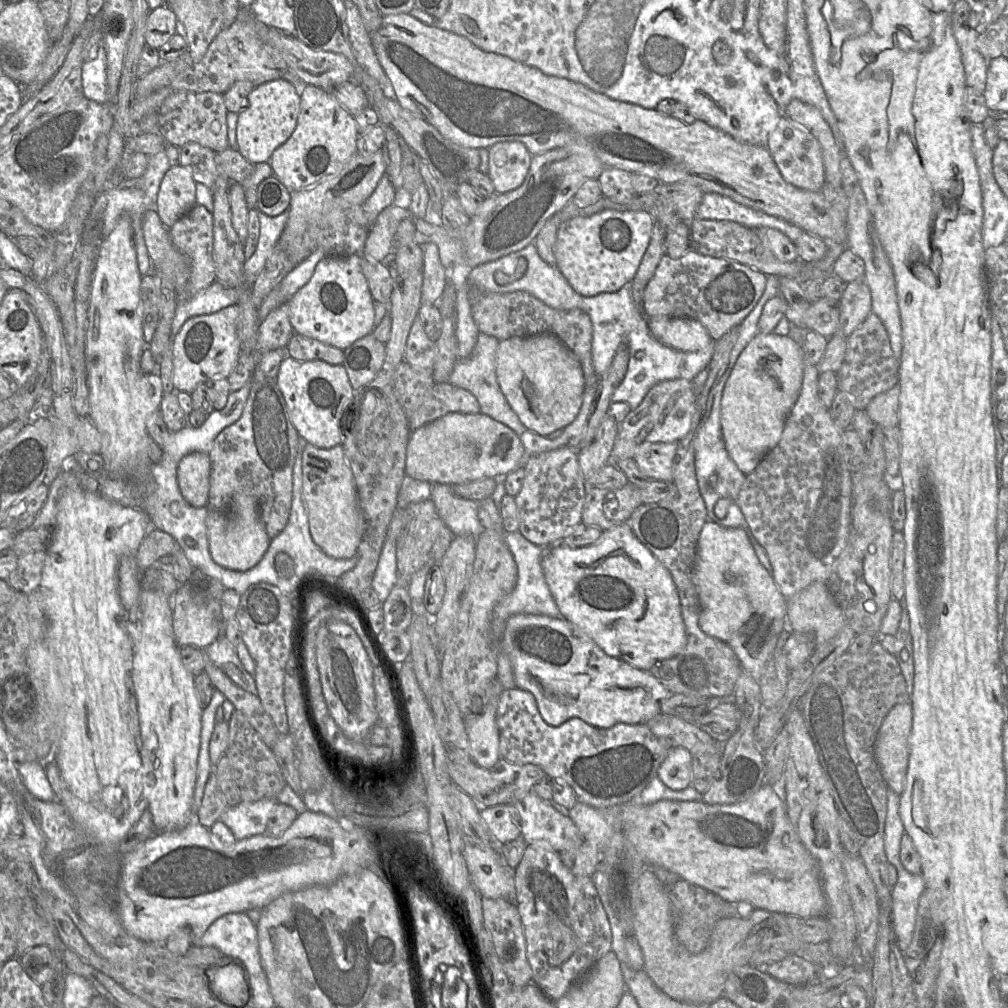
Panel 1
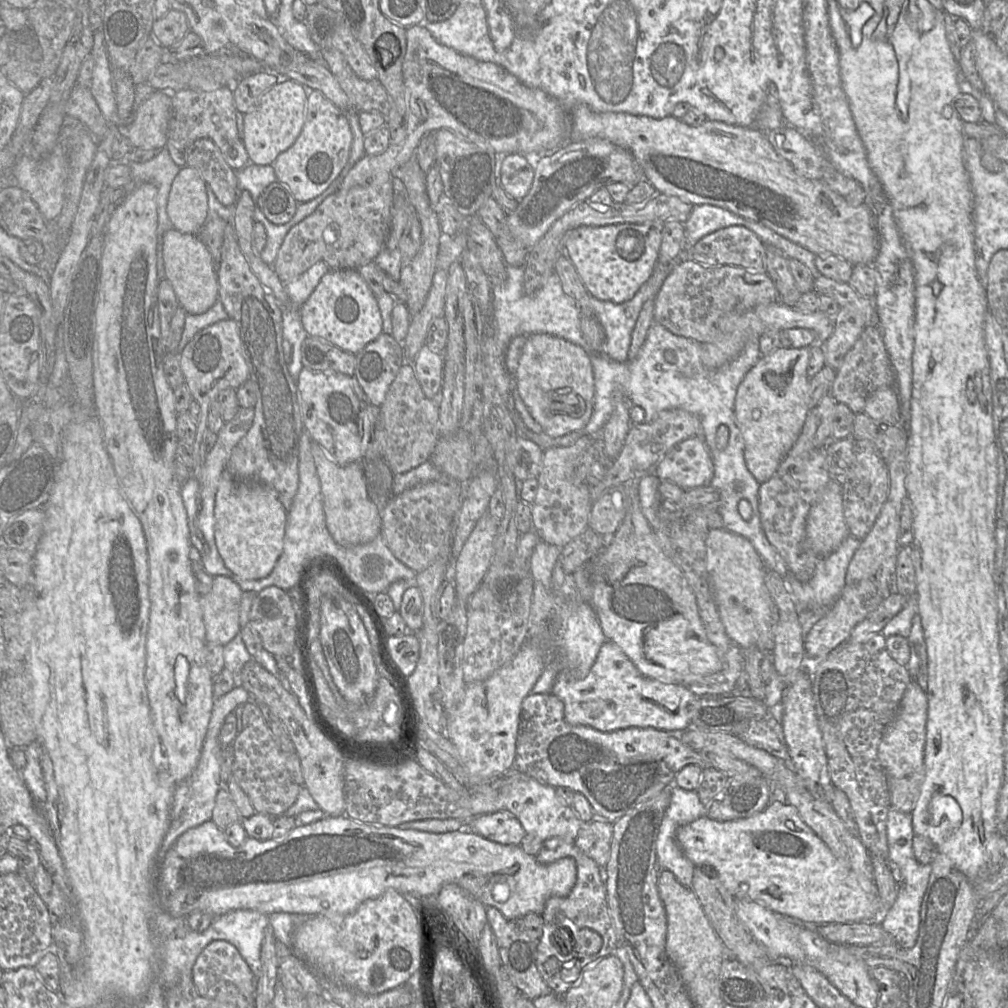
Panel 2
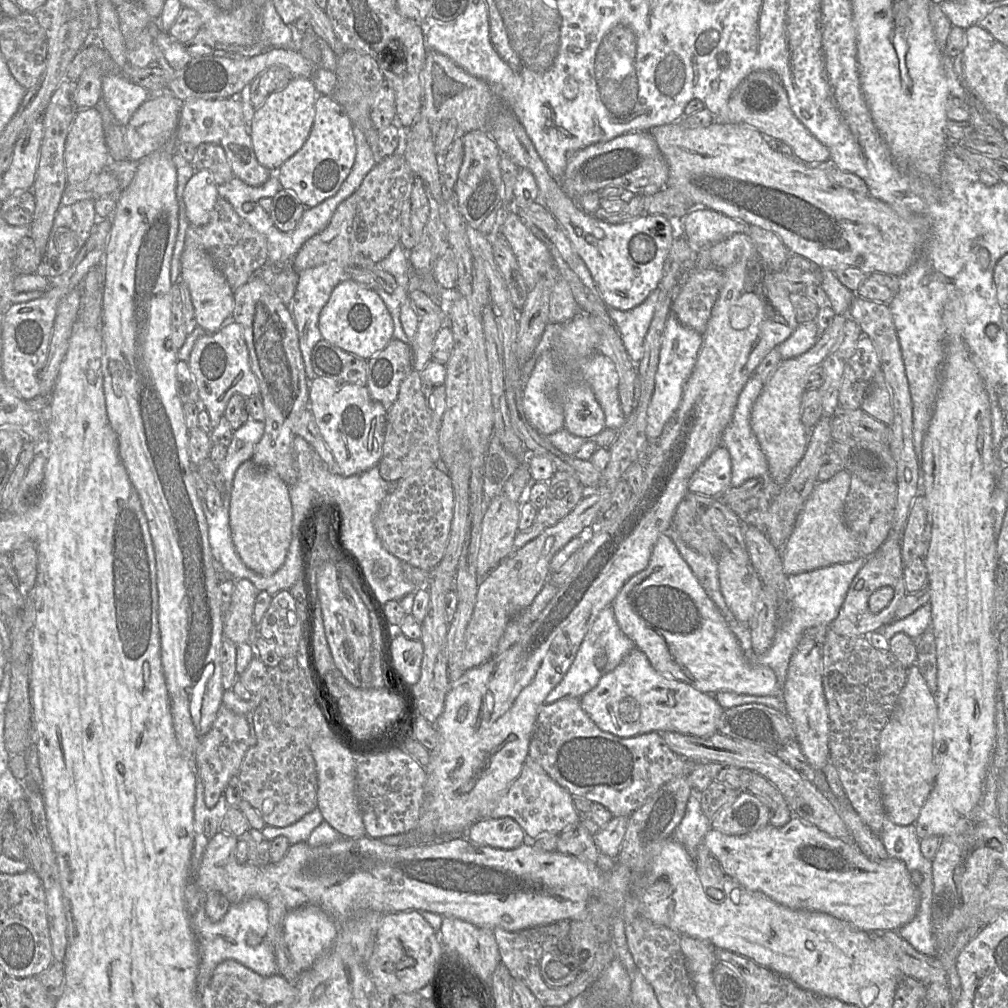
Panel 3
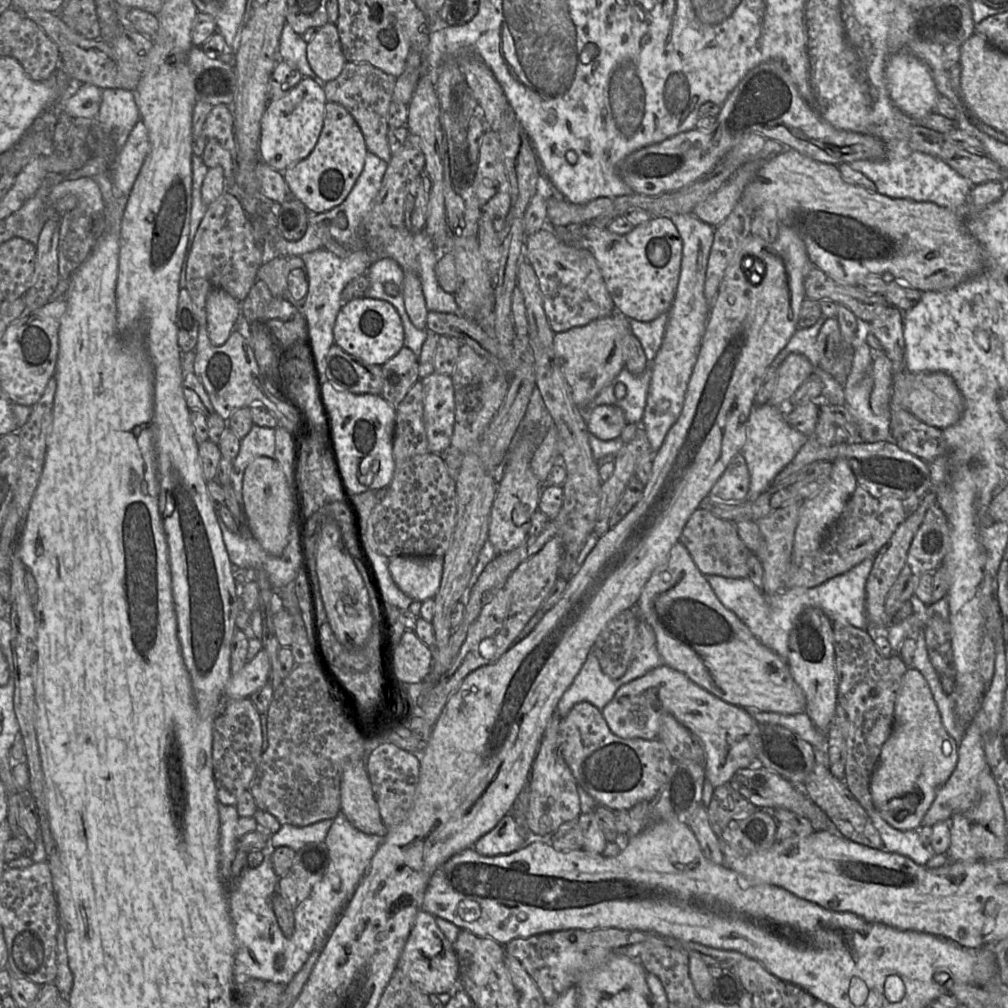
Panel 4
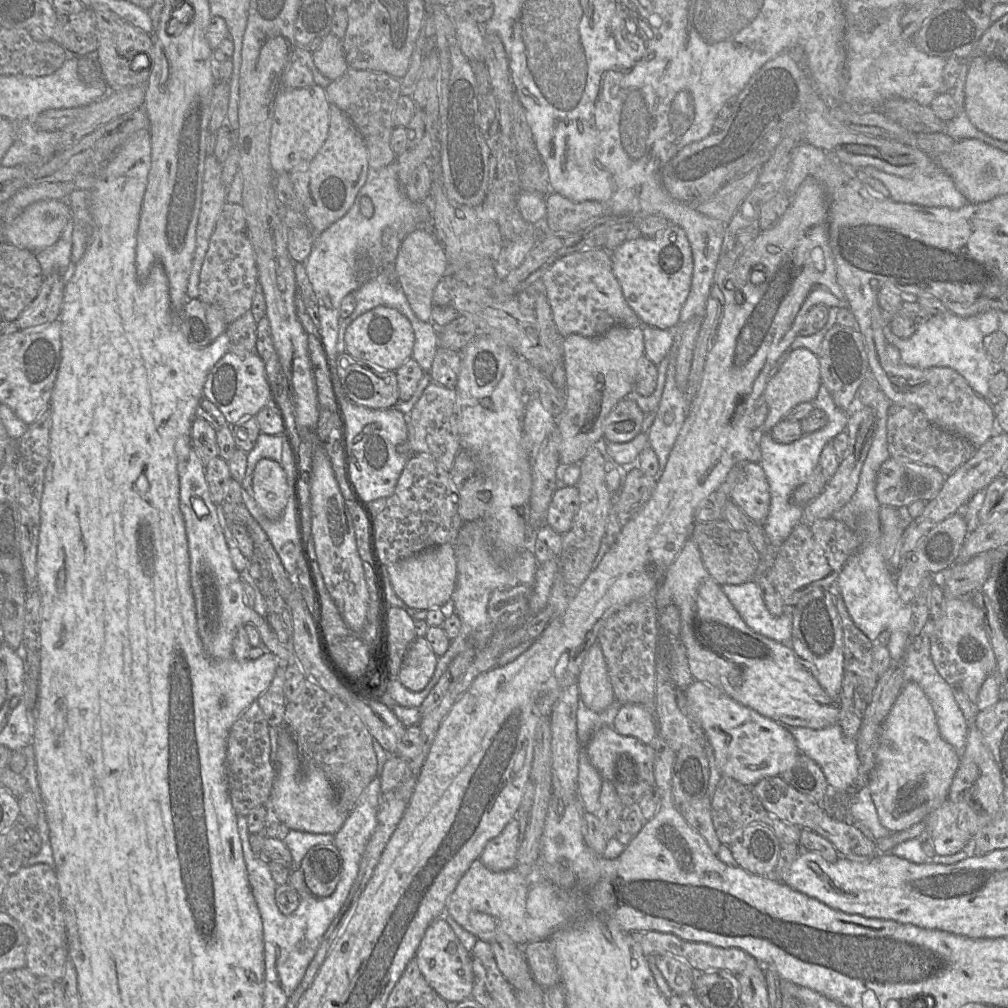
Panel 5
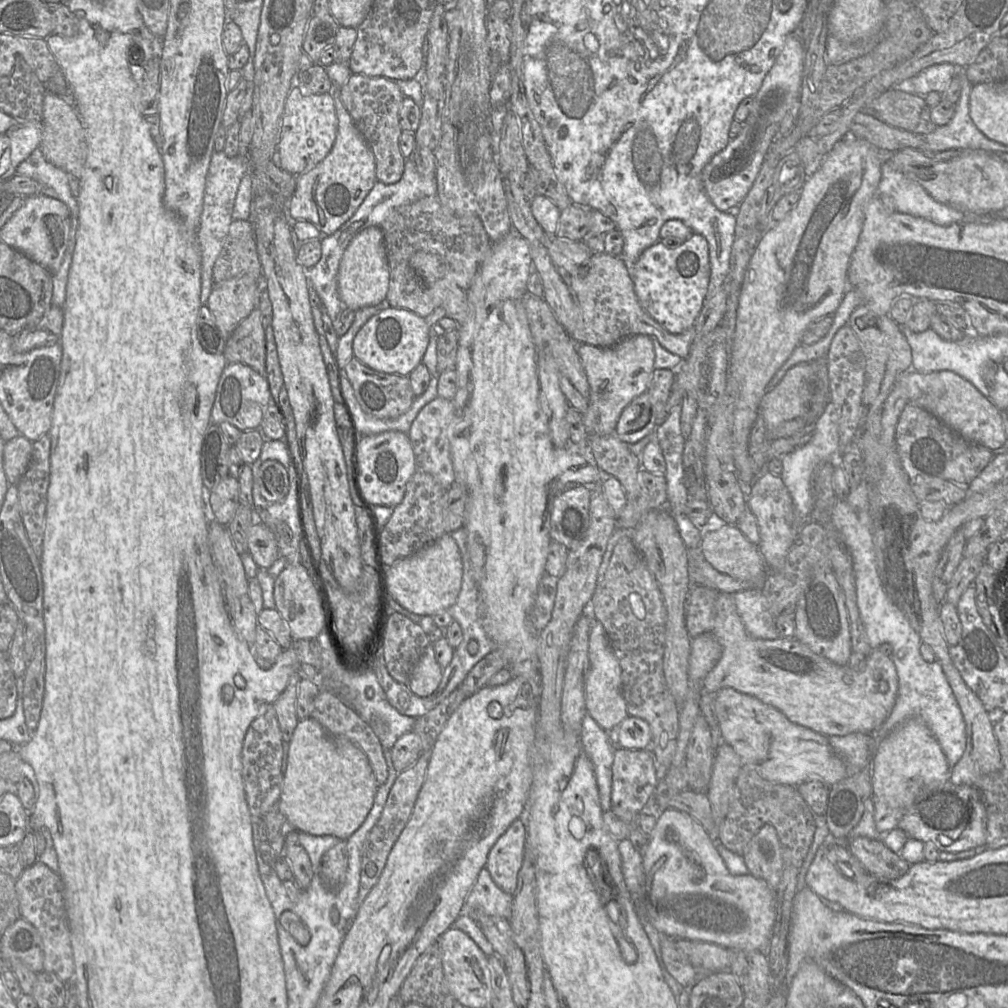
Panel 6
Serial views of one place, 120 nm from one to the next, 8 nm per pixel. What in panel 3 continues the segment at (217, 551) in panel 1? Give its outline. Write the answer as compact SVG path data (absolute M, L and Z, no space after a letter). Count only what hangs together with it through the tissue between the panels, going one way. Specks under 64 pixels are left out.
M246 461L235 473L228 513L232 541L243 563L261 575L275 573L283 565L292 539L289 486L274 471Z

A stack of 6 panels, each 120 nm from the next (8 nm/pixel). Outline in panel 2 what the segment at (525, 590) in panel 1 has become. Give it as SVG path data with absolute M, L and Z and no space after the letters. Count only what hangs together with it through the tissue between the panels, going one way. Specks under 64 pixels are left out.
M539 542L531 556L530 576L533 579L533 596L528 619L528 639L532 636L550 640L554 636L562 637L558 644L560 660L557 664L547 664L532 692L549 694L559 671L566 671L577 679L585 678L607 638L602 630L597 614L592 606L575 596L565 596L555 590L552 583L553 571L561 556L562 547Z

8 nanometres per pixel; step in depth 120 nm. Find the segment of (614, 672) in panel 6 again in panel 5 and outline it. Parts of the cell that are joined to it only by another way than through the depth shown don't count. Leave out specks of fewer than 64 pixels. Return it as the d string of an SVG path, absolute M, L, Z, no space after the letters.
M599 641L590 647L584 659L578 686L581 700L594 712L602 712L616 701Z

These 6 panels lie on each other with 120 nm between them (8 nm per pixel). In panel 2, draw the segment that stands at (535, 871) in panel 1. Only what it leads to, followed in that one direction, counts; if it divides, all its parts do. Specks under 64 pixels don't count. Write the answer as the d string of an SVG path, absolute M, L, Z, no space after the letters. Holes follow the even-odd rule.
M547 838L535 856L541 864L550 864L565 857L575 860L576 883L567 896L549 898L543 912L538 914L544 920L544 929L536 953L537 968L541 977L558 996L564 996L568 990L578 986L583 973L604 957L614 955L619 945L619 936L608 910L606 888L601 878L601 866L586 856L575 845L572 838ZM558 928L569 930L574 939L575 949L567 955L559 953L551 943L551 935Z

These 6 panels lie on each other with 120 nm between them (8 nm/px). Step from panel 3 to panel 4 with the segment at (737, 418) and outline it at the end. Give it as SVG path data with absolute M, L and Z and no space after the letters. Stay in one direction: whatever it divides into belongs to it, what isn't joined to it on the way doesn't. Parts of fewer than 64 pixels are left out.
M771 402L764 405L754 404L747 421L746 441L740 450L740 454L744 457L750 473L750 491L747 499L756 499L762 494L770 486L777 474L793 460L809 437L788 425L784 418L784 409L778 409Z

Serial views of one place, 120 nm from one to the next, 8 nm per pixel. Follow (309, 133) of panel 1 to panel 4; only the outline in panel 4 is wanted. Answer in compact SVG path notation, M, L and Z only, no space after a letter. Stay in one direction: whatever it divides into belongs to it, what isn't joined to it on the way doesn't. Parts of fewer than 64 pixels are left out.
M327 101L323 128L313 151L304 160L279 172L310 213L323 213L345 201L363 171L367 152L363 133L354 118L341 104Z

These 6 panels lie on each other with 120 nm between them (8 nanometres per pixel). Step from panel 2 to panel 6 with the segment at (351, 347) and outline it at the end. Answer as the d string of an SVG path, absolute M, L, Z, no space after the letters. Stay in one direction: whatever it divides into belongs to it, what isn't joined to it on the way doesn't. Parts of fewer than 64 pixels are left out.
M388 306L360 328L353 340L353 354L376 371L408 376L422 363L429 344L430 330L431 326L424 317L403 308Z

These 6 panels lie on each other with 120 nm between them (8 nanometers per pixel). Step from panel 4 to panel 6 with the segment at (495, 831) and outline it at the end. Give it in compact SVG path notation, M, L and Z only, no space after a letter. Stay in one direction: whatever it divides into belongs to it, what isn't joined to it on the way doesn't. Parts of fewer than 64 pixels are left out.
M517 819L499 837L488 854L485 867L497 886L511 895L517 888L526 839L526 826L521 819Z

